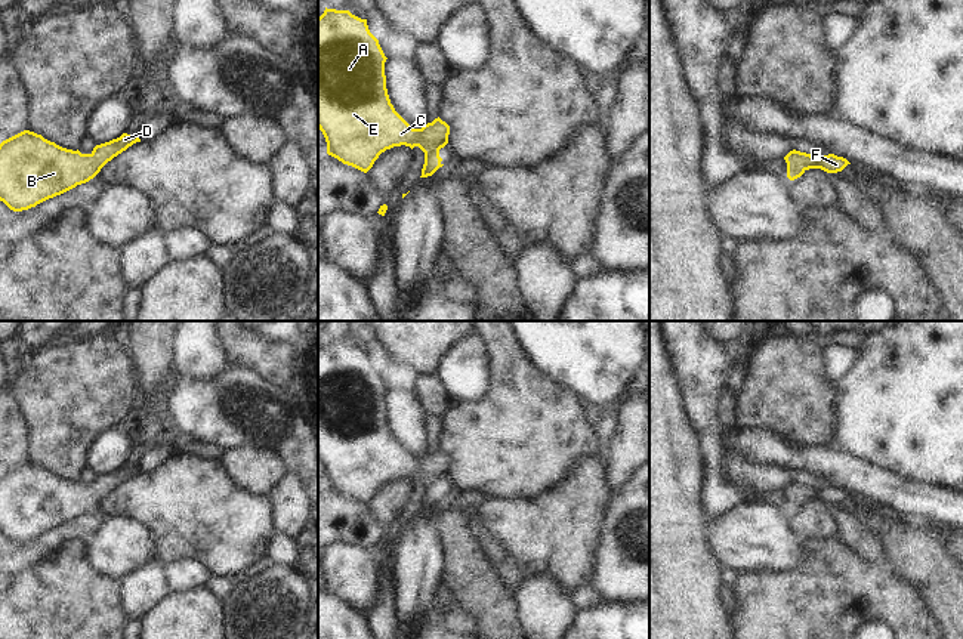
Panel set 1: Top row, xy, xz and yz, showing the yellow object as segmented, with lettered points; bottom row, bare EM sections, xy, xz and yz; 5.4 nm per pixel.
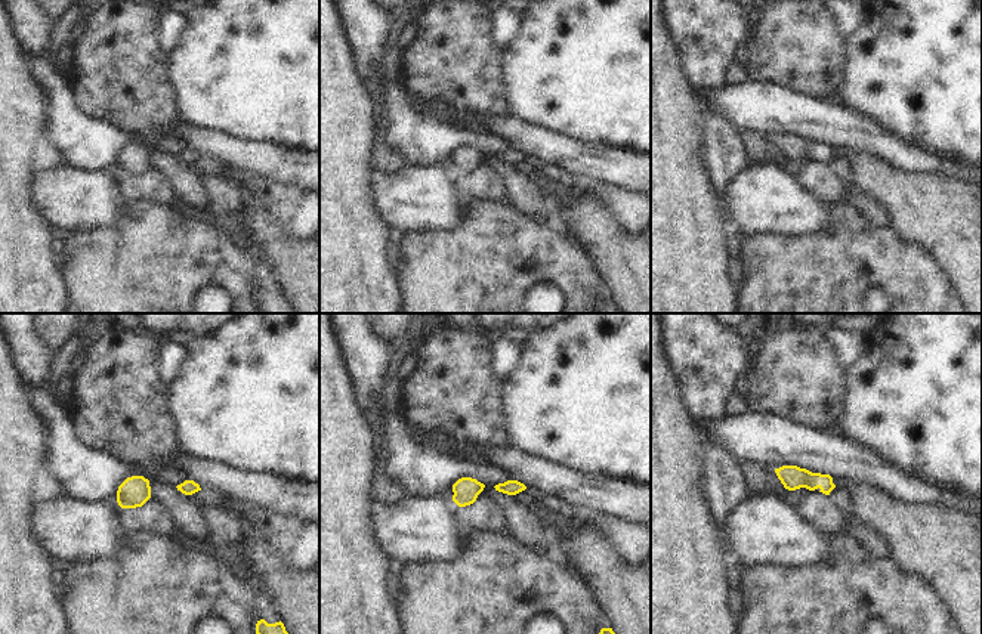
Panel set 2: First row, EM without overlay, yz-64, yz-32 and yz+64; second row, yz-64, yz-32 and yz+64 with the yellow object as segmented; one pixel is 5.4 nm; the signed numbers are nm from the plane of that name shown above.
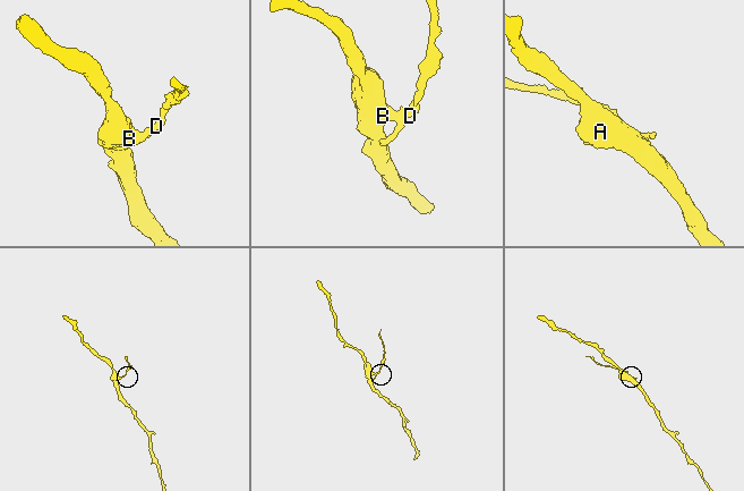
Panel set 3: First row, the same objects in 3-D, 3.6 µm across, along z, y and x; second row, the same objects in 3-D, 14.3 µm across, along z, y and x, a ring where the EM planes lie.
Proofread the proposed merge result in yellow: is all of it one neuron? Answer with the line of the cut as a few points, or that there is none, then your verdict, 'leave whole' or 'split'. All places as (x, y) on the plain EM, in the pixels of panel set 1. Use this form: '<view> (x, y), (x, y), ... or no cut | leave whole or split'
no cut | leave whole

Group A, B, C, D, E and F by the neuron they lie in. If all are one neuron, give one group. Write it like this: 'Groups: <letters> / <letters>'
Groups: A B C D E F.

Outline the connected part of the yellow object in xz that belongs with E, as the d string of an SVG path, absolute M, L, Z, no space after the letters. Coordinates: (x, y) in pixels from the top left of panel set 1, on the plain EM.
M325 339L318 349L318 460L325 469L327 485L367 504L386 481L419 478L425 484L420 509L432 507L444 497L439 481L448 475L450 457L438 448L422 460L413 460L395 442L386 420L386 390L367 351Z

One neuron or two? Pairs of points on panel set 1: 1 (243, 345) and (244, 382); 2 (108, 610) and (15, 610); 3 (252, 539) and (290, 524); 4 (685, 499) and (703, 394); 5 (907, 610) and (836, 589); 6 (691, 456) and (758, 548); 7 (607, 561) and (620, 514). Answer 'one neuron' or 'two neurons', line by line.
1: two neurons
2: one neuron
3: two neurons
4: two neurons
5: one neuron
6: two neurons
7: one neuron

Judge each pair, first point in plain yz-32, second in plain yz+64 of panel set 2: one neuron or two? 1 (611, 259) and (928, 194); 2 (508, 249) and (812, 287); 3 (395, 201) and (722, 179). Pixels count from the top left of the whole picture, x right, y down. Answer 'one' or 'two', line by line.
1: one
2: one
3: two

